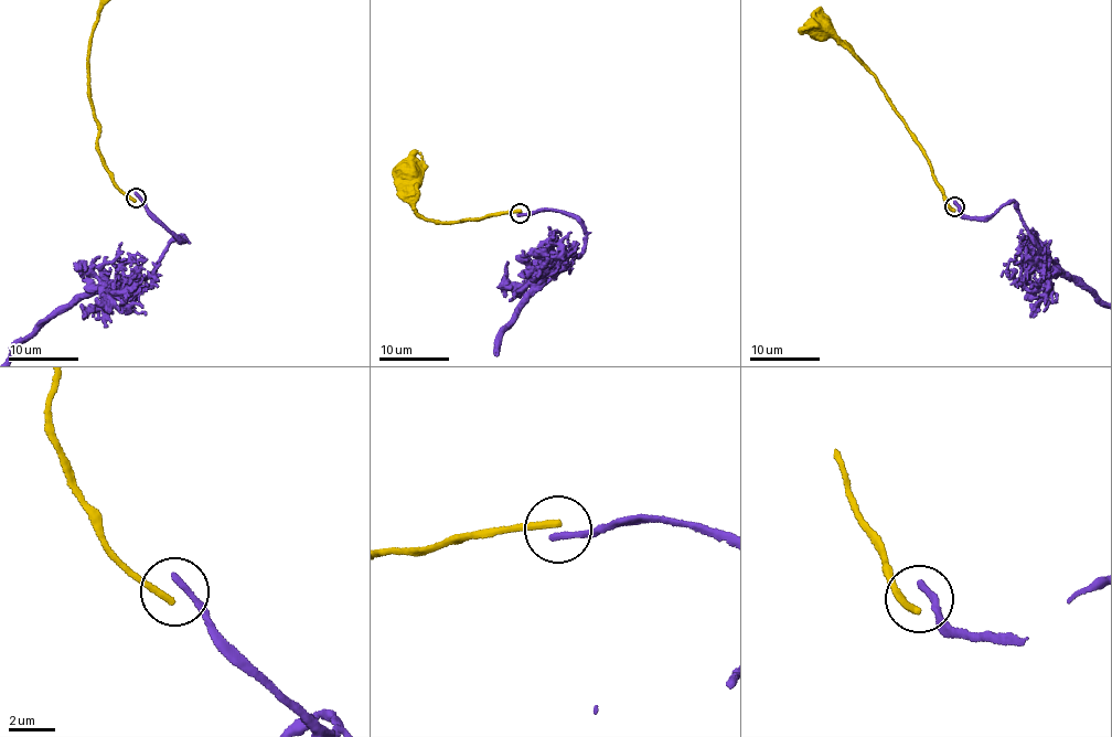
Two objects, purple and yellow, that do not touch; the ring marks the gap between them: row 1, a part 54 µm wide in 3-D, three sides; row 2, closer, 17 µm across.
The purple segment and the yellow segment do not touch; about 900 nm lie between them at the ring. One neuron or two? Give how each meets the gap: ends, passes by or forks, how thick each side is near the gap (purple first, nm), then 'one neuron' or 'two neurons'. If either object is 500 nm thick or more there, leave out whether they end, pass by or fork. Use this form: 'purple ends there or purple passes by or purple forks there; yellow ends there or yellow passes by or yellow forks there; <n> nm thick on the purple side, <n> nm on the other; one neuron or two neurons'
purple ends there; yellow ends there; 360 nm thick on the purple side, 360 nm on the other; one neuron

